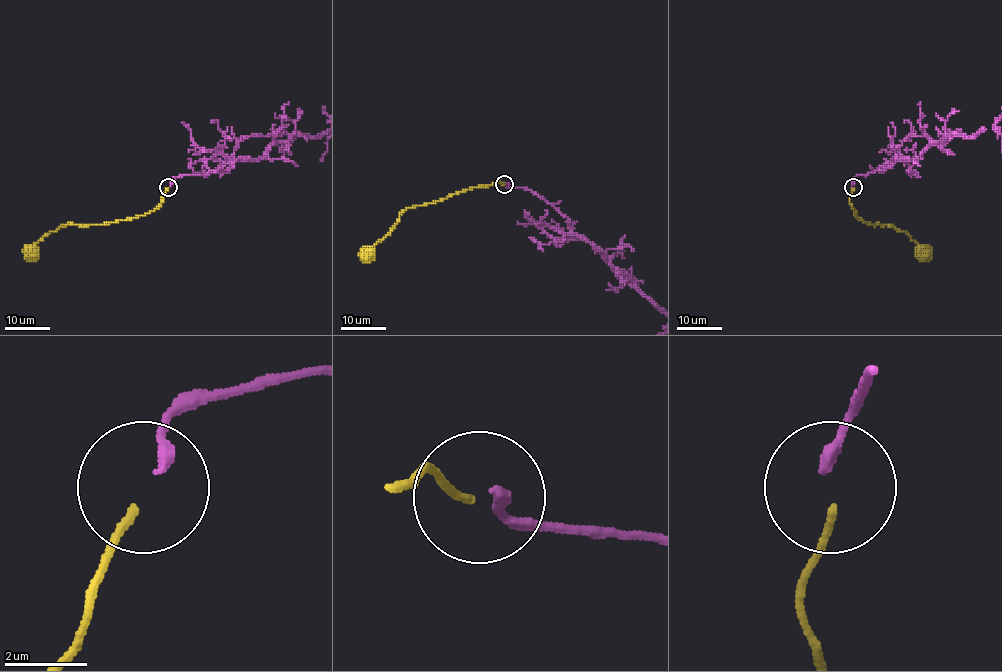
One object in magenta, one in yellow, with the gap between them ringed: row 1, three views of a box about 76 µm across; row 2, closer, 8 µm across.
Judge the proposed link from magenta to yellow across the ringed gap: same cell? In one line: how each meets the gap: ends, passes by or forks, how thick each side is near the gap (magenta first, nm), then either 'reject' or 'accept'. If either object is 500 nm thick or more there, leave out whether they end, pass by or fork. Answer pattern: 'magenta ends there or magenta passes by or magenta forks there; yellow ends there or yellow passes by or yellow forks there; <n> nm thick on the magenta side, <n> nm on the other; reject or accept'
magenta ends there; yellow ends there; 280 nm thick on the magenta side, 170 nm on the other; accept

